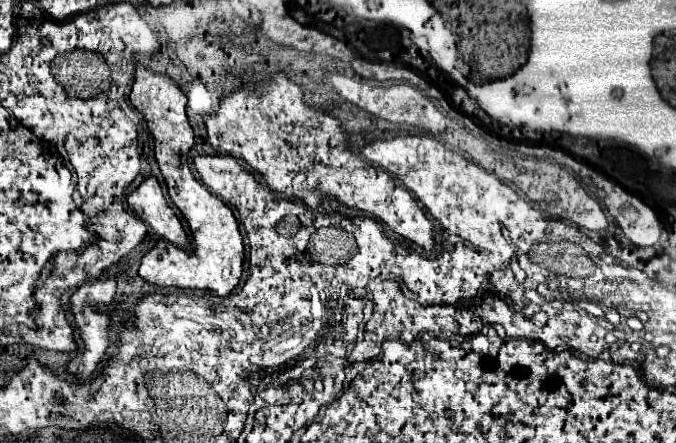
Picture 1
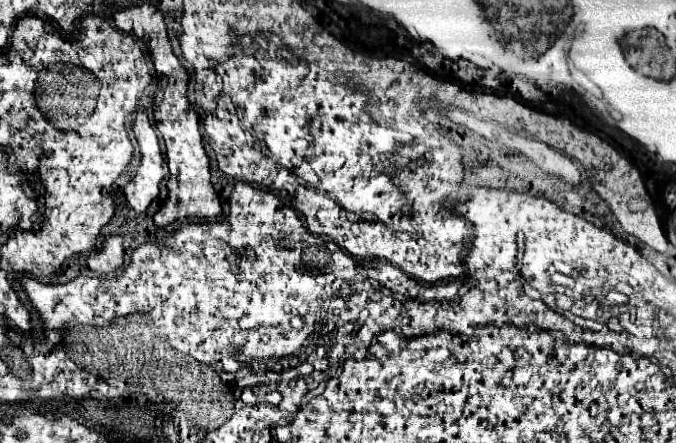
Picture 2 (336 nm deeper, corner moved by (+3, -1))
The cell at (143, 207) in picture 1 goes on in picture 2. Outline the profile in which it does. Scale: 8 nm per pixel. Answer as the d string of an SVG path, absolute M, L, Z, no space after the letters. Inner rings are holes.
M138 111L134 135L136 135L138 145L140 145L142 163L140 163L134 179L124 187L124 195L126 195L128 205L136 213L144 213L158 199L160 181L164 179L162 153L158 147L158 137L156 137L156 131L152 129L148 117L144 115L144 111Z

